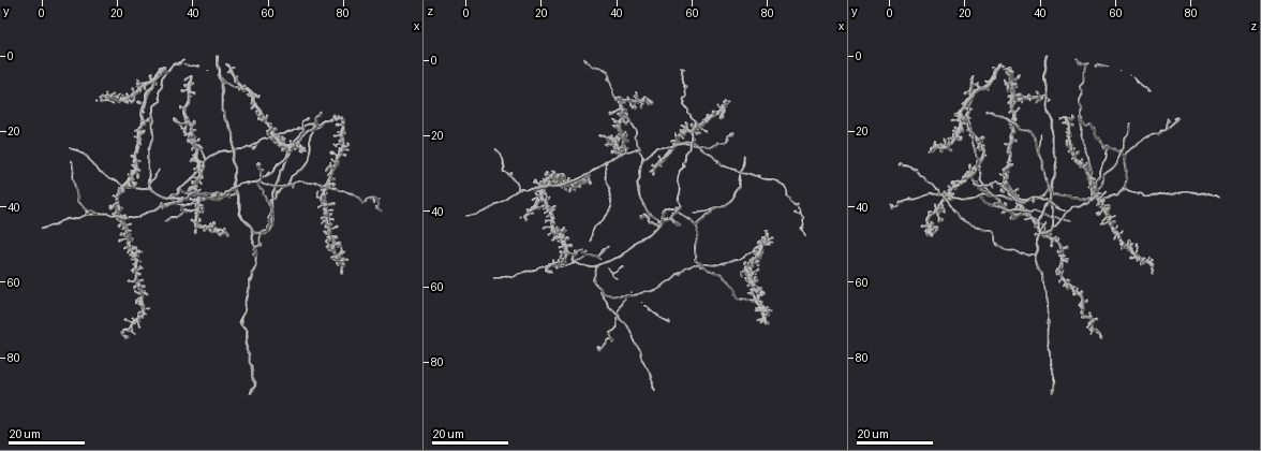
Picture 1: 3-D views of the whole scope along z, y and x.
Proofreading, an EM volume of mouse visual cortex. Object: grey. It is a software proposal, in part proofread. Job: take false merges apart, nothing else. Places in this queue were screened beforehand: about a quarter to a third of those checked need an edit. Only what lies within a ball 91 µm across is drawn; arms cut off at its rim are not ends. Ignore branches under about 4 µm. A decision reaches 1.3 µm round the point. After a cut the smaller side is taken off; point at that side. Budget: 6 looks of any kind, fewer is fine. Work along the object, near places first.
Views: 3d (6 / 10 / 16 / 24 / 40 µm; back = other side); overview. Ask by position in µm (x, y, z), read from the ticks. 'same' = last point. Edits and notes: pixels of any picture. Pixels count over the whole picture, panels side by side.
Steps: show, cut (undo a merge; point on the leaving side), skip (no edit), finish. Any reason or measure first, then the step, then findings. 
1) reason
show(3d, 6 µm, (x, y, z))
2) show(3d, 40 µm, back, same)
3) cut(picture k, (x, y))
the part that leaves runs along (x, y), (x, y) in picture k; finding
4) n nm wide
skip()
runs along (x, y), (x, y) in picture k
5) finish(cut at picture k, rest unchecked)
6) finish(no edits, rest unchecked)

show(3d, 16 µm, (28.0, 35.5, 53.5))

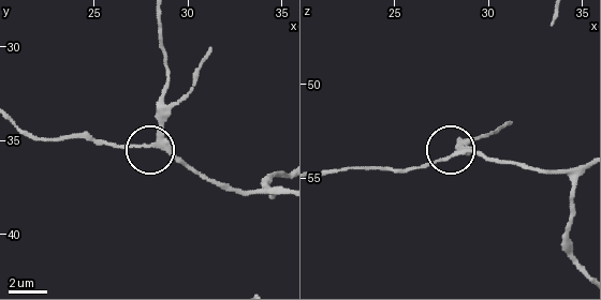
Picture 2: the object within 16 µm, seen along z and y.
show(3d, 6 µm, (28.5, 34.9, 53.5))

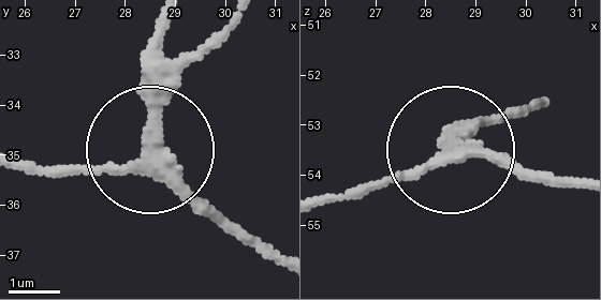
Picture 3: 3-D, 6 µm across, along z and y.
250 nm wide
skip()
continuous, no second neuron

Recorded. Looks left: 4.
three-way junction
show(3d, 24 µm, (19.0, 42.0, 33.5))

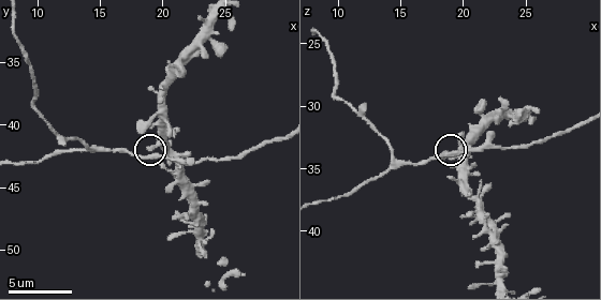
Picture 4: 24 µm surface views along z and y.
zoom in
show(3d, 10 µm, (19.4, 42.4, 33.8))

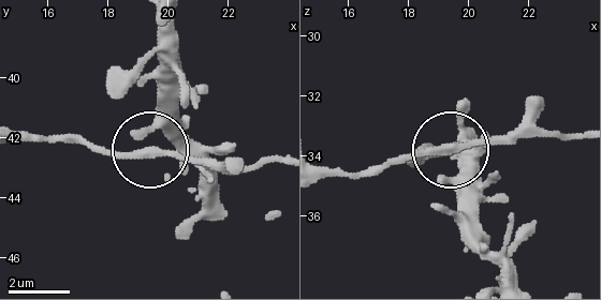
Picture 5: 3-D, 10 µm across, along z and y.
200 nm wide
skip()
continuous, no second neuron

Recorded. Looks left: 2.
four or more arms meet
show(3d, 16 µm, (43.5, 37.0, 15.5))

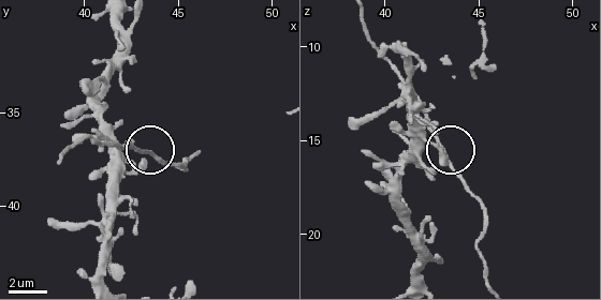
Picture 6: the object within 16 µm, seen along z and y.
zoom in
show(3d, 10 µm, (43.2, 37.4, 16.0))

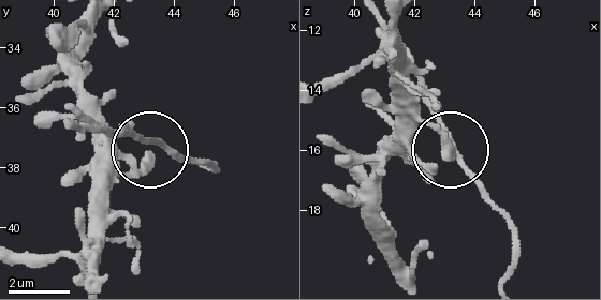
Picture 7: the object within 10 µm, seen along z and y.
skip()
one neuron here

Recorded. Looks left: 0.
finish(no edits, rest unchecked)

